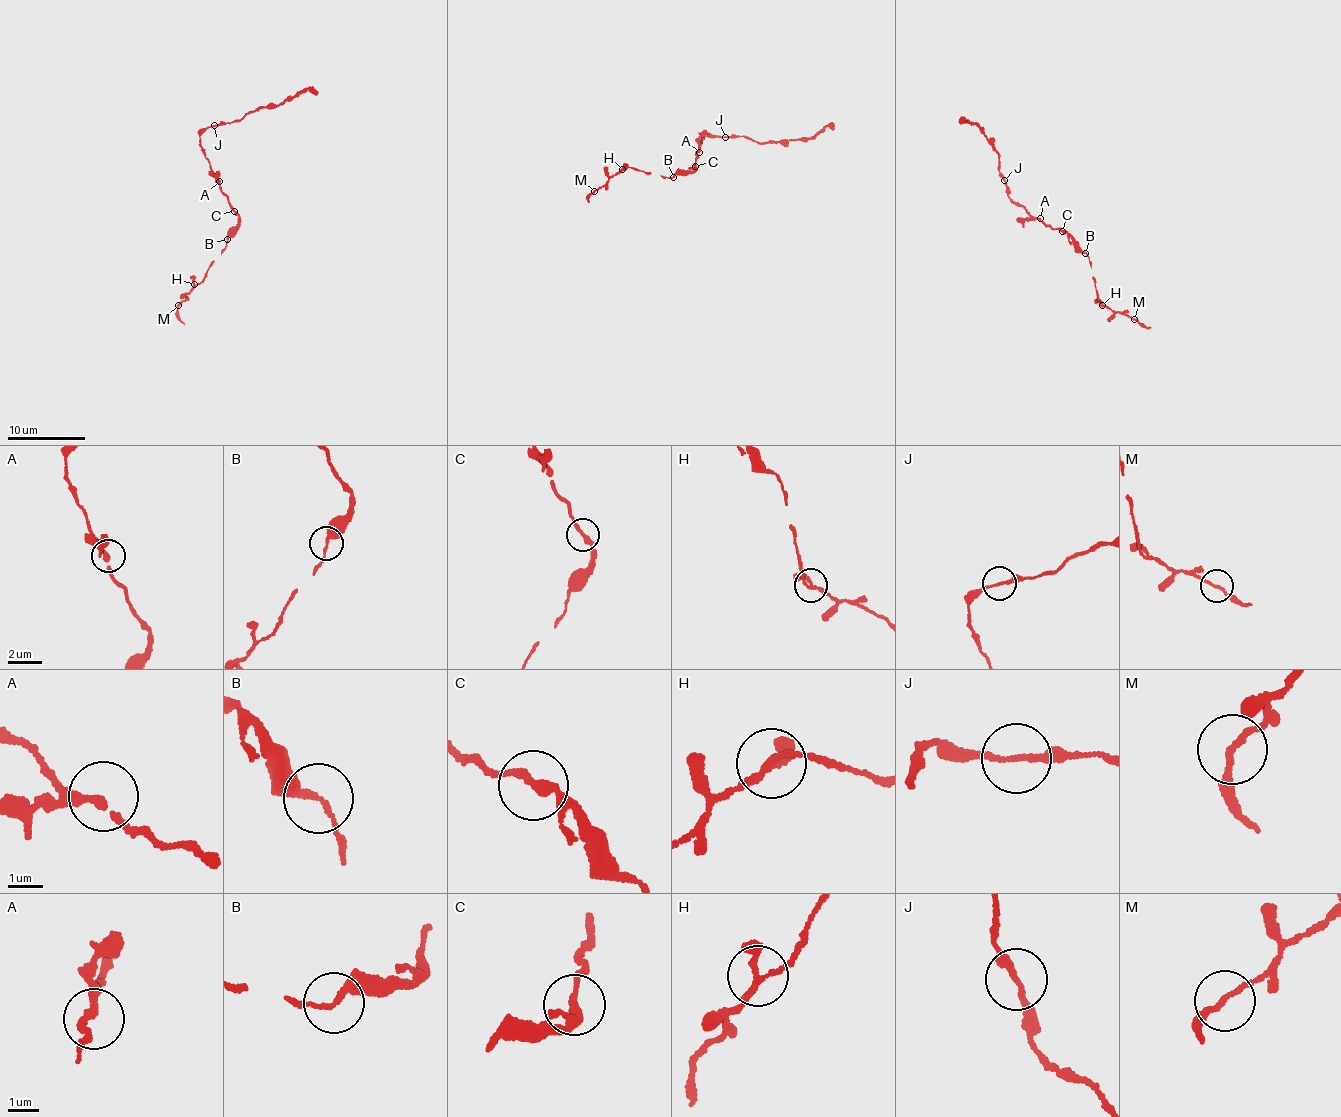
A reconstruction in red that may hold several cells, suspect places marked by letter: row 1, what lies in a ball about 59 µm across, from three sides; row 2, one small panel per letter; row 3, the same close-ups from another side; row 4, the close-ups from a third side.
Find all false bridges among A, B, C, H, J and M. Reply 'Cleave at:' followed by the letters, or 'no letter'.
Cleave at: no letter

